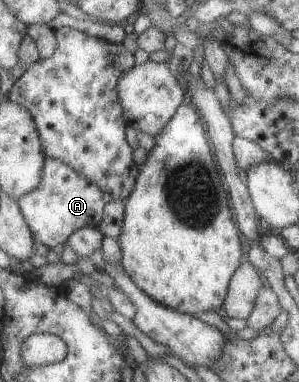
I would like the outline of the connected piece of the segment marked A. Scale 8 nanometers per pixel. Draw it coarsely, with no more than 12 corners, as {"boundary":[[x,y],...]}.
{"boundary":[[46,160],[42,184],[17,200],[50,249],[99,228],[108,201],[68,162]]}

